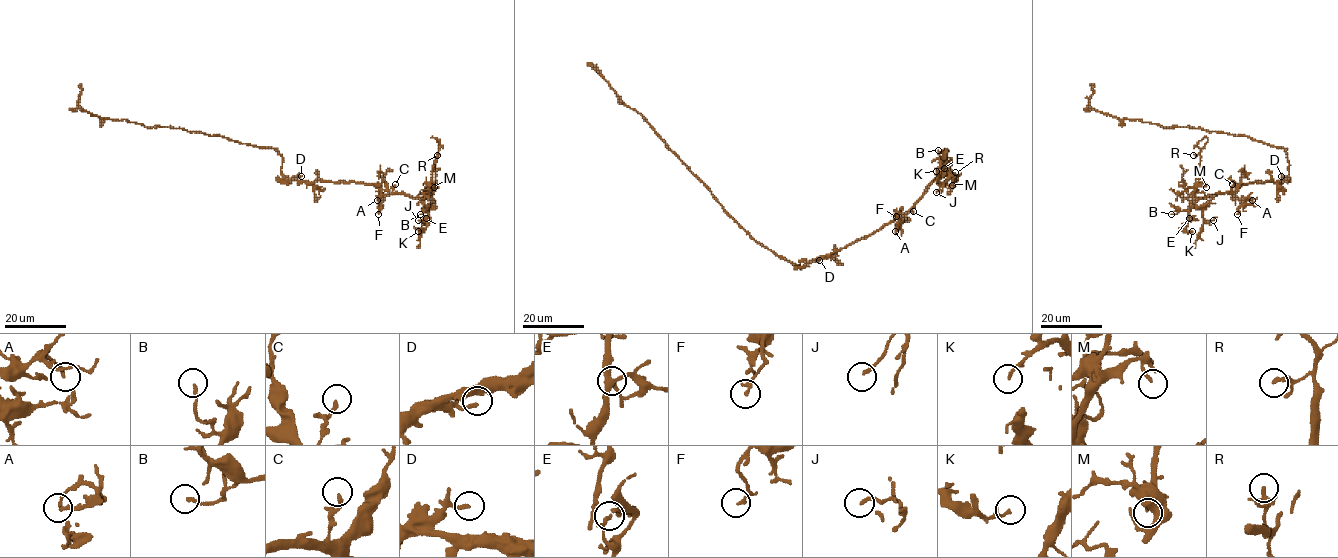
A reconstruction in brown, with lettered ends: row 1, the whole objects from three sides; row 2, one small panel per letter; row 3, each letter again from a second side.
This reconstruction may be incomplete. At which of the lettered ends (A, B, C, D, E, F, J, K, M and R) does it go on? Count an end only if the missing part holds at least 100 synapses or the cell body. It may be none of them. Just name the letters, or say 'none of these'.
none of these

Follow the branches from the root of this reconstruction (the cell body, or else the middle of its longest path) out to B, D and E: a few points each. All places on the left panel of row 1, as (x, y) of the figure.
B: (265, 148), (282, 156), (281, 173), (288, 179), (373, 184), (419, 197), (425, 211), (420, 214)
D: (265, 148), (273, 148), (282, 156), (281, 173), (284, 176), (288, 179), (301, 176)
E: (265, 148), (282, 156), (281, 173), (288, 179), (373, 184), (419, 197), (427, 209), (426, 218)

